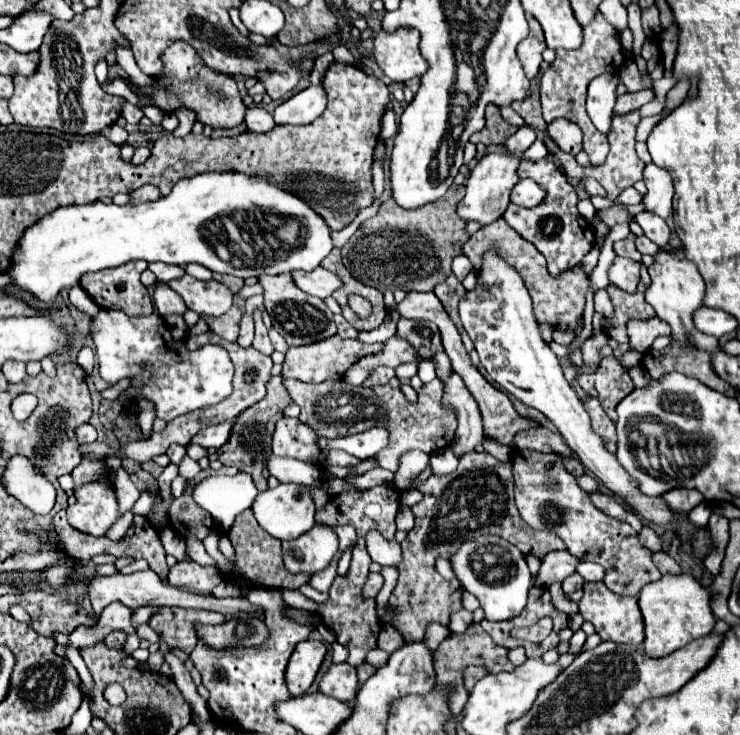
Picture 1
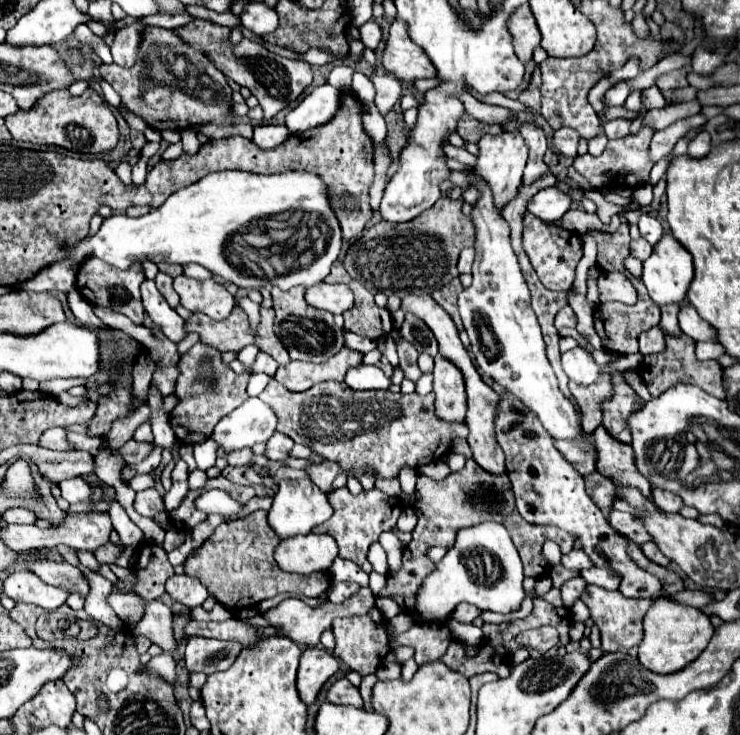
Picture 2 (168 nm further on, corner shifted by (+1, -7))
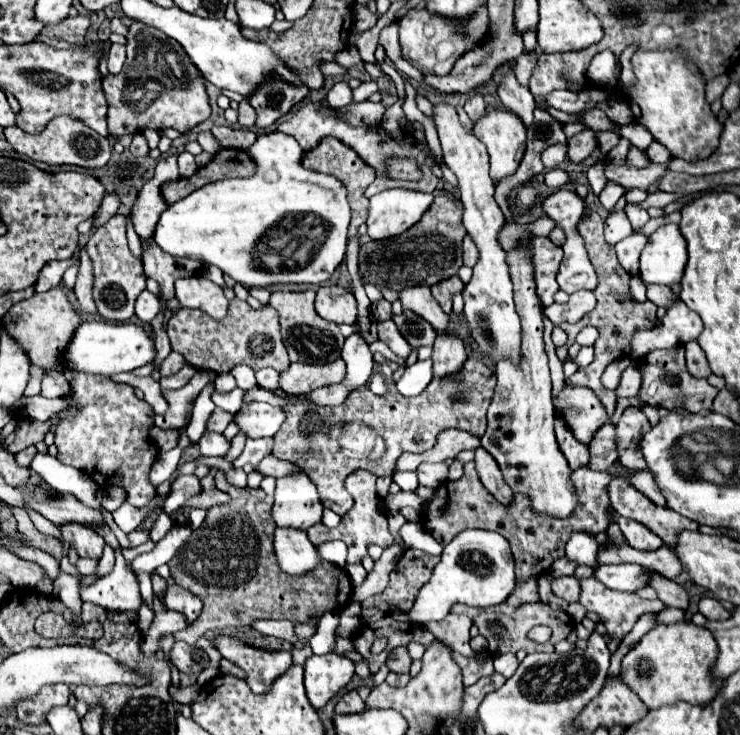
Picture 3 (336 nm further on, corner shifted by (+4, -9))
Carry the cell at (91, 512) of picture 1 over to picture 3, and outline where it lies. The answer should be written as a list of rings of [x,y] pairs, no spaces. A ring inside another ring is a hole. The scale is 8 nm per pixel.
[[[65,524],[61,526],[61,534],[71,546],[77,548],[81,558],[93,558],[93,560],[101,558],[105,540],[95,530],[81,524]]]

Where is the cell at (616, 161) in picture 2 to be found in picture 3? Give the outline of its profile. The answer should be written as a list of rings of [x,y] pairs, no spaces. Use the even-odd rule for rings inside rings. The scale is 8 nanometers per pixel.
[[[631,148],[629,150],[629,156],[627,156],[627,164],[629,166],[647,166],[649,164],[649,160],[647,160],[647,154],[643,152],[643,150],[639,150],[639,148]]]

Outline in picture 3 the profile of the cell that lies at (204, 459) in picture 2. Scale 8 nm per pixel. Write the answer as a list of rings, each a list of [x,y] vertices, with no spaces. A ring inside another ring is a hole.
[[[205,432],[199,440],[199,450],[203,456],[227,456],[231,448],[231,440],[227,440],[223,434],[215,432]]]

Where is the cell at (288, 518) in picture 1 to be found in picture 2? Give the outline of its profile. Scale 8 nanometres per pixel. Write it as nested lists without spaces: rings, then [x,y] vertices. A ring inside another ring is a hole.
[[[282,480],[274,496],[272,508],[268,512],[268,524],[278,534],[280,540],[294,538],[298,534],[310,534],[314,526],[326,522],[332,514],[328,496],[310,480]]]

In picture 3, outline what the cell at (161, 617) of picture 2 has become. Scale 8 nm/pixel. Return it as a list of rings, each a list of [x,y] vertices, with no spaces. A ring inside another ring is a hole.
[[[117,560],[115,570],[95,584],[81,588],[81,600],[99,604],[105,610],[121,612],[121,610],[139,610],[141,594],[135,574],[125,568],[125,562]]]

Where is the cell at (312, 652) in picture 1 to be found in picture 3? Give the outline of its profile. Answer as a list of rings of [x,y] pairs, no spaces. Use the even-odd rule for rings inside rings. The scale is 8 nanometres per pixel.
[[[335,652],[311,656],[305,662],[305,690],[315,708],[323,708],[355,674],[355,664]]]

